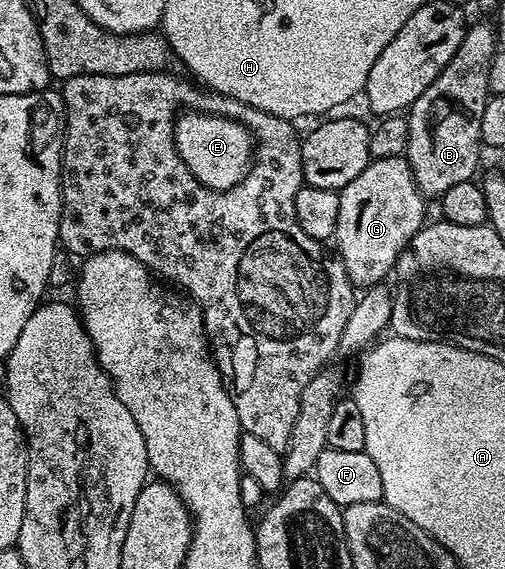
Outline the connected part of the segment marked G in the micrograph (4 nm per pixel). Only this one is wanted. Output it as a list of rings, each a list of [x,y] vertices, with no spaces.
[[[405,156],[399,158],[373,158],[351,184],[339,192],[339,220],[333,233],[337,242],[336,257],[341,259],[349,281],[357,288],[368,288],[386,281],[397,264],[401,251],[420,232],[427,222],[427,198],[417,187],[416,178]]]

